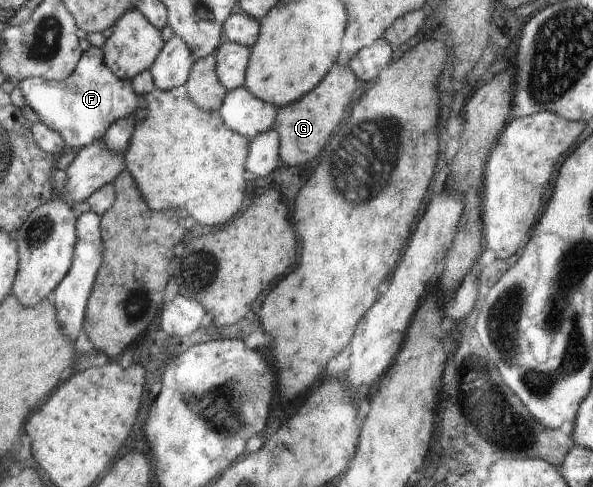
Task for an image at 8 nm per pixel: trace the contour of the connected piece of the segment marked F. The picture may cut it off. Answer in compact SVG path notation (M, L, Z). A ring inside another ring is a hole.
M91 46L91 48L88 51L83 52L83 55L78 65L78 69L75 70L75 73L69 79L63 81L49 81L45 78L29 78L20 82L19 87L22 89L23 95L25 95L27 104L29 104L30 107L39 115L39 119L41 119L41 121L45 122L47 125L50 125L52 128L55 128L55 131L58 131L59 133L63 134L63 137L65 137L65 139L67 140L68 149L71 149L71 147L77 147L77 149L81 149L82 147L85 147L86 145L89 145L94 141L101 140L104 136L104 133L109 129L109 127L111 127L111 124L113 122L116 122L118 119L132 115L135 109L137 109L140 98L139 95L135 93L135 90L133 89L130 80L119 79L105 65L104 51L102 50L102 48L98 48L97 46Z

